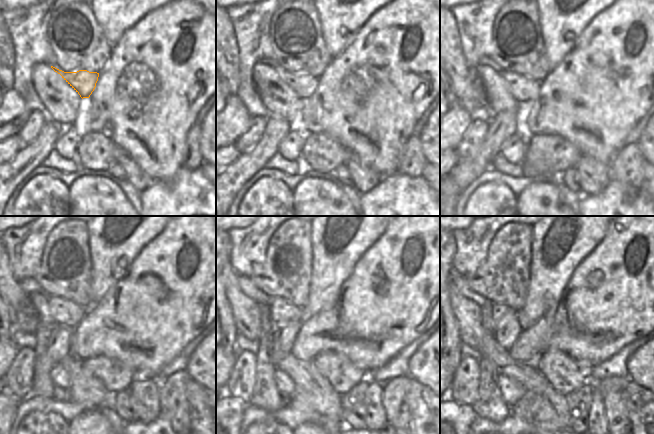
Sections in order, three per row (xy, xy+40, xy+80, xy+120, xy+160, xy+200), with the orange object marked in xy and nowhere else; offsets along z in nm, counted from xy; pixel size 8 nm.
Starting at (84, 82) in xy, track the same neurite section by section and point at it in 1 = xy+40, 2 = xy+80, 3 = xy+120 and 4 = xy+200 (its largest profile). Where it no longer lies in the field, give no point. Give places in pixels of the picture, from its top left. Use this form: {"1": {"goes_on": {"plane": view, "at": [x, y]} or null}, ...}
{"1": {"goes_on": {"plane": "xy+40", "at": [305, 85]}}, "2": {"goes_on": {"plane": "xy+80", "at": [523, 90]}}, "3": {"goes_on": {"plane": "xy+120", "at": [64, 312]}}, "4": {"goes_on": {"plane": "xy+200", "at": [499, 311]}}}

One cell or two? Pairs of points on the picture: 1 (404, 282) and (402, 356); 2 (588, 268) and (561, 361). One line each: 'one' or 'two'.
1: two
2: two

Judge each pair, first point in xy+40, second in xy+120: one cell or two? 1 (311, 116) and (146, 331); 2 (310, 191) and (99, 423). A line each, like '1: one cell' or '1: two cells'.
1: one cell
2: one cell

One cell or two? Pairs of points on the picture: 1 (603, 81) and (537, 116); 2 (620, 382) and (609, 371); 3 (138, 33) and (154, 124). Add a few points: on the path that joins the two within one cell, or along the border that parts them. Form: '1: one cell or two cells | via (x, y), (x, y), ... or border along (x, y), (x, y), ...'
1: one cell | via (587, 97), (584, 100), (576, 101), (553, 111)
2: two cells | border along (627, 375), (613, 375), (592, 382)
3: one cell | via (146, 56), (146, 87), (141, 96), (146, 101)

